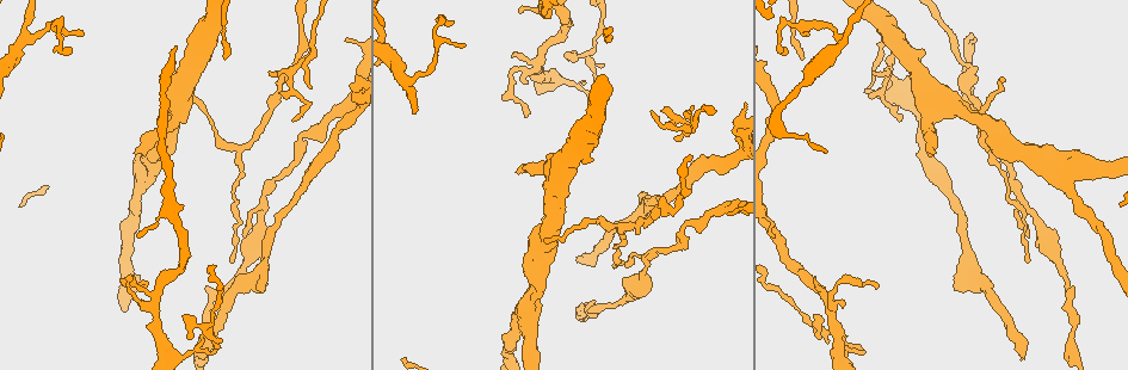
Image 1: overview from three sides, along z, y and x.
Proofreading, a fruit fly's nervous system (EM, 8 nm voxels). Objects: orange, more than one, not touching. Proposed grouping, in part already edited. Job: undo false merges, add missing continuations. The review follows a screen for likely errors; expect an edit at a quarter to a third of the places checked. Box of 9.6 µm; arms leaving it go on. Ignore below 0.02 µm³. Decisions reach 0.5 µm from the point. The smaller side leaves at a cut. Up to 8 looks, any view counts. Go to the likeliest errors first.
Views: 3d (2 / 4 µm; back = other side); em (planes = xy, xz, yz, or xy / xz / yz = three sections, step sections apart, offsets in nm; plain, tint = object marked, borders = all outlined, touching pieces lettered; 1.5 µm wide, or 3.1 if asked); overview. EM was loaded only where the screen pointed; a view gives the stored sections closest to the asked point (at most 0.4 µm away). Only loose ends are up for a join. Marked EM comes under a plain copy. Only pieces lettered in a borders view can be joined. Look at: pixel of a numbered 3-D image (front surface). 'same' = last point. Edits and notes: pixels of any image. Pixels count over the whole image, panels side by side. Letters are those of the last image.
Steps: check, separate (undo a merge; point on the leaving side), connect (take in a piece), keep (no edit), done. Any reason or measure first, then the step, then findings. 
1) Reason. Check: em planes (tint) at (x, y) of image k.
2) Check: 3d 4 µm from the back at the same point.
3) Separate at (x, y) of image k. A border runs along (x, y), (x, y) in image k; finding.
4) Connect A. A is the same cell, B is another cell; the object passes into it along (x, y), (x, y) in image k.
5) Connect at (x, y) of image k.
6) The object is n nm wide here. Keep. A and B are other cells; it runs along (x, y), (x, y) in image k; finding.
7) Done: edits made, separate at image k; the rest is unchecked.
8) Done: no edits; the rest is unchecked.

Free end. Check: em planes (borders) at (902, 117) of image 1.

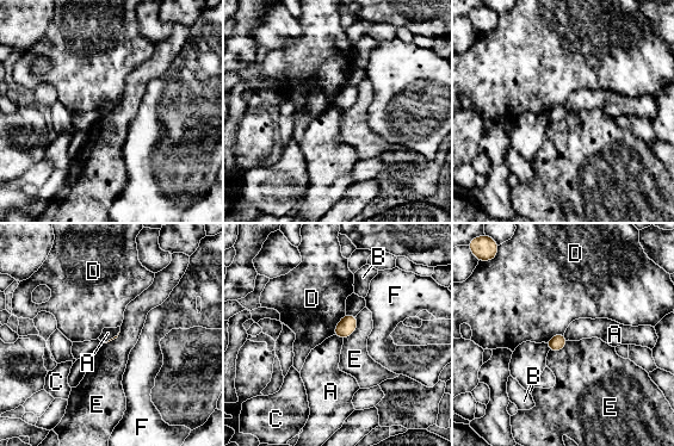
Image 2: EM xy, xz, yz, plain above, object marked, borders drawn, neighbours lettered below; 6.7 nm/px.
Keep. A, B, C, D, E and F are other cells; none of them fits.

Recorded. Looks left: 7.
Free end. Check: em xy step 4 (tint) at (80, 32) of image 1.

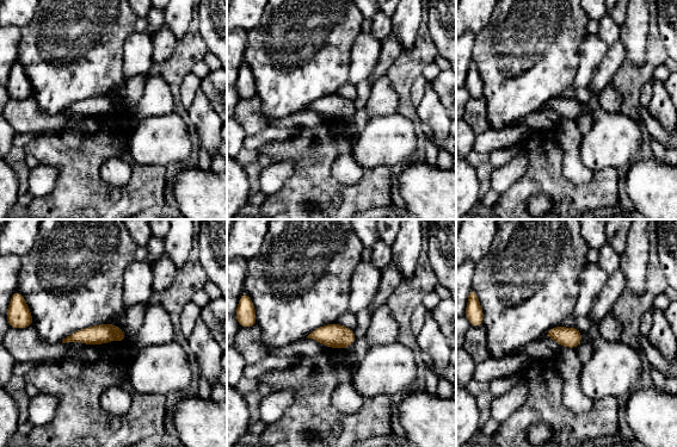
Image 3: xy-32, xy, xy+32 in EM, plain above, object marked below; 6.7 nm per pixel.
Check: em planes (tint) at the same point.

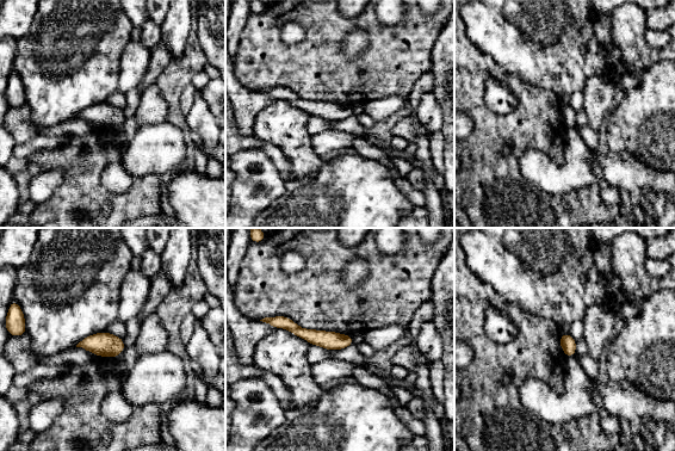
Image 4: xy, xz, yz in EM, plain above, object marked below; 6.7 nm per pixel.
See the neighbours. Check: em planes (borders) at the same point.

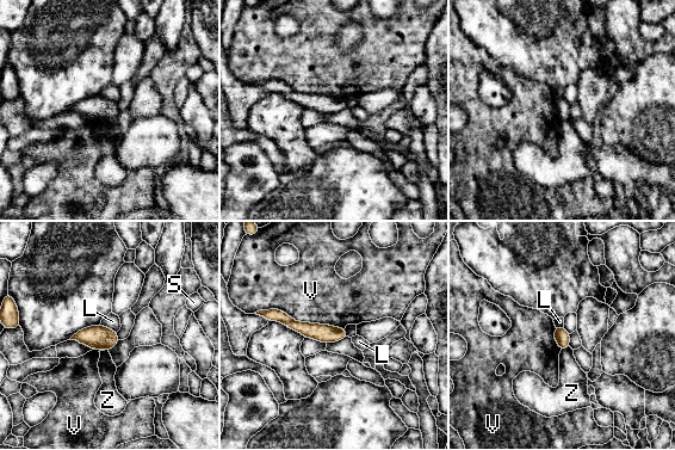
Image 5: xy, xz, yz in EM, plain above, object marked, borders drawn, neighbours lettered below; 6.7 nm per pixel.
The object is 110 nm wide here. Keep. L, S, V and Z are other cells; a border runs along (100, 324), (116, 332) in image 5; none of them fits.

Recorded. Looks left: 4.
An open end. Check: em planes (borders) at (257, 288) of image 1.

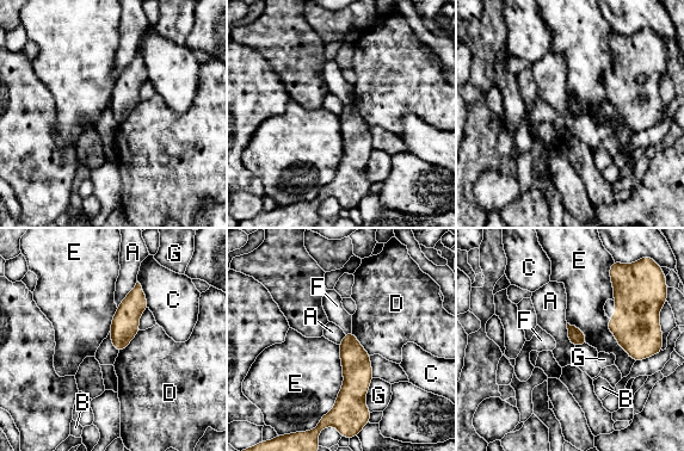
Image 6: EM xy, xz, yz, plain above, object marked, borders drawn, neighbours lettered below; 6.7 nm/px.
Keep. A, B, C, D, E, F and G are other cells; a border runs along (339, 345), (343, 385), (312, 430) in image 6; no lettered piece goes on from it.

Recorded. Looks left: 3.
Done: no edits; the rest is unchecked.

